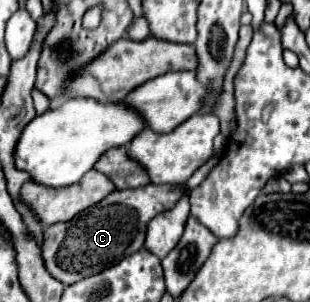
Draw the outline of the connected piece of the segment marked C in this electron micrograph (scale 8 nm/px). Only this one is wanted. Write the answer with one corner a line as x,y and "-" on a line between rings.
148,184
136,190
116,190
100,204
84,210
82,214
74,216
68,222
58,222
44,228
44,264
46,270
60,280
64,286
78,282
80,278
88,278
98,274
122,258
138,252
144,248
144,238
148,230
148,222
184,198
186,186
156,186

